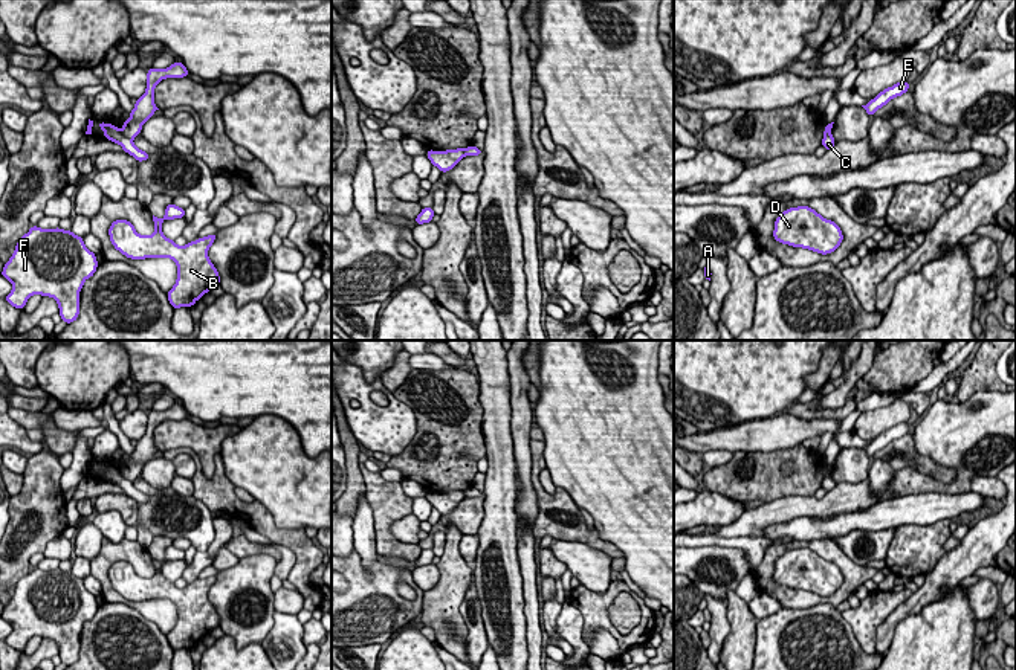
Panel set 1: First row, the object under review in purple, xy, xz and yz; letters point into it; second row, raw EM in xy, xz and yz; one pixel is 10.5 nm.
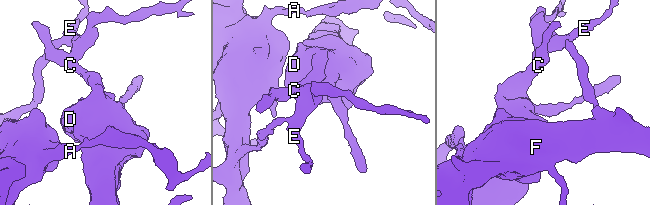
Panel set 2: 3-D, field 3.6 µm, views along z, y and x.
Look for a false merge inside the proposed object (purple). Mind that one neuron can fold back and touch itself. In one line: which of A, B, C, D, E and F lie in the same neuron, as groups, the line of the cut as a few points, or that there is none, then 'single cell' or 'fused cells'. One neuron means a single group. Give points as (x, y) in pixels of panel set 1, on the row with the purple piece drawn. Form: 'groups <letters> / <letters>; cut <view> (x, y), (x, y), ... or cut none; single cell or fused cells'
groups A E F / B C D; cut xy (119, 130), (132, 139); fused cells

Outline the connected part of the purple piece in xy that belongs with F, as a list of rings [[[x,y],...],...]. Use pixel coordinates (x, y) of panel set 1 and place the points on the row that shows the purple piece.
[[[32,226],[15,244],[2,276],[12,284],[5,298],[8,304],[24,310],[32,295],[53,298],[61,321],[72,324],[79,316],[79,292],[84,281],[98,269],[98,259],[83,237],[72,230]]]

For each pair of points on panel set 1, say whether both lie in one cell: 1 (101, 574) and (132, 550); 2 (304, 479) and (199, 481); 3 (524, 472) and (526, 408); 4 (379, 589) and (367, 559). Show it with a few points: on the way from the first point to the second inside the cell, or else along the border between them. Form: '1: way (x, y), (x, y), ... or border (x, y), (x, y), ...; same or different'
1: way (103, 565), (116, 551), (122, 551); same
2: border (223, 466), (223, 473), (236, 486); different
3: way (523, 457), (521, 423); same
4: border (353, 550), (359, 556), (359, 565), (367, 571); different

